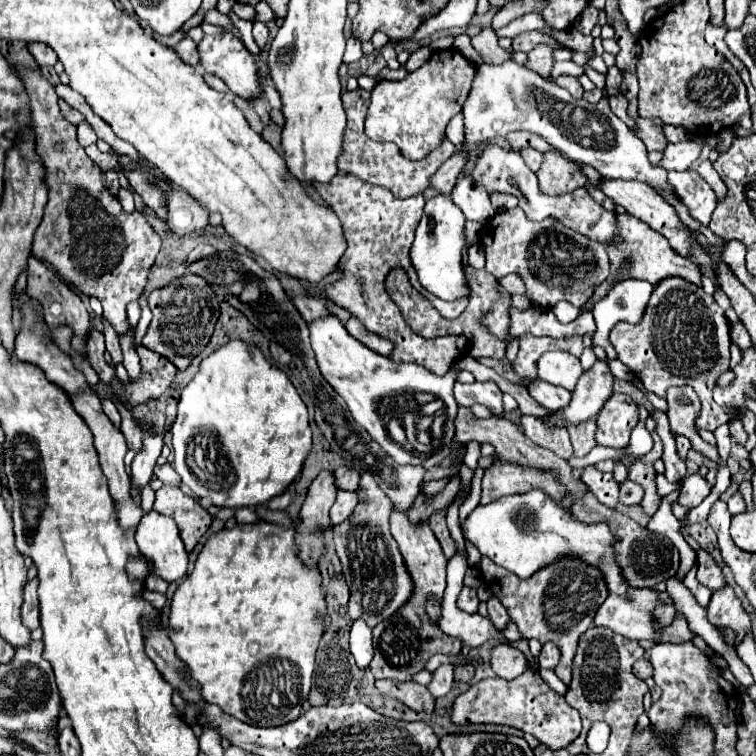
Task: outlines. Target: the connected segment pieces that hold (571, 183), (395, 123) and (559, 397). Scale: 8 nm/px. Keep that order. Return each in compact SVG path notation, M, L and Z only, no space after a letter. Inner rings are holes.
M557 151L543 153L543 165L537 171L537 179L541 189L549 195L571 193L573 189L583 187L587 183L583 169Z
M457 49L433 51L429 61L401 81L379 81L371 91L371 105L365 121L365 133L373 141L395 143L403 157L419 161L439 147L445 137L447 123L463 109L471 83L475 79L475 63Z
M535 379L529 385L529 395L539 405L543 405L545 409L551 409L551 411L559 411L559 409L563 409L563 407L569 405L569 391L567 389L555 387L555 385L545 383L541 379Z

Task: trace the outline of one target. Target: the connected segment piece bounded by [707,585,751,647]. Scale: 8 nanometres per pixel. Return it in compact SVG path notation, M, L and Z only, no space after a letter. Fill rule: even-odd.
M729 585L713 593L711 603L707 605L707 619L717 629L731 629L735 633L735 647L751 633L751 619Z

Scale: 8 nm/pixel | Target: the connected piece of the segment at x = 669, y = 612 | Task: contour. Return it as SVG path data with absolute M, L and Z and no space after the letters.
M659 605L659 607L655 609L655 617L659 619L659 625L661 625L661 627L669 625L671 619L673 619L673 615L675 615L675 607L673 607L673 605Z

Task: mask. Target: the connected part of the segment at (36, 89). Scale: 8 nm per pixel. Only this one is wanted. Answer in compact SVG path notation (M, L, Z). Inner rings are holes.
M19 71L31 97L31 123L37 135L37 153L43 159L49 185L49 201L41 225L35 231L33 255L53 263L57 273L81 293L99 297L105 321L123 337L123 333L127 333L125 307L141 295L147 273L159 253L161 239L143 213L125 213L117 197L111 197L101 185L101 169L77 143L77 127L61 115L55 87L35 71Z

